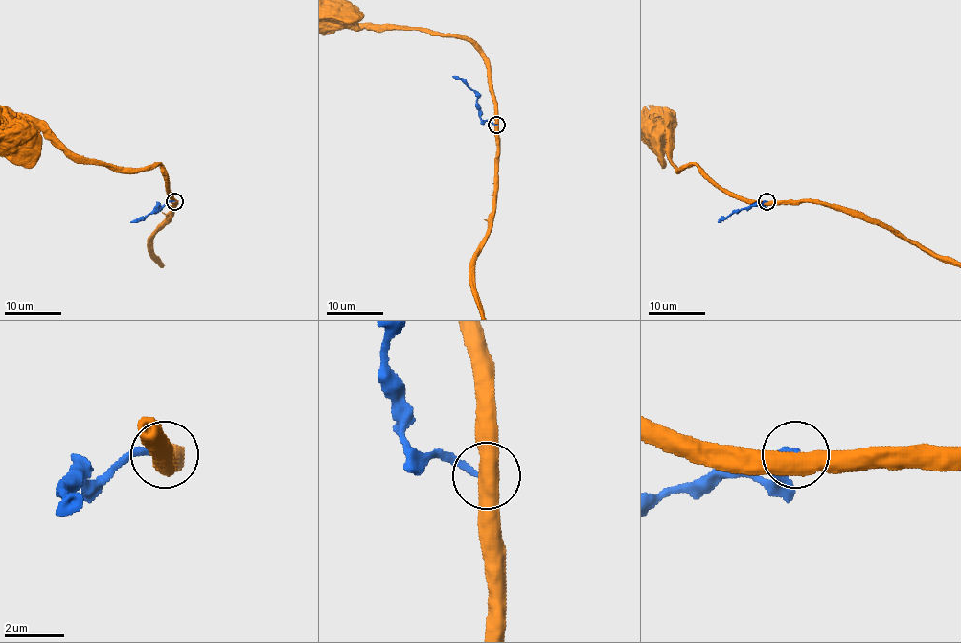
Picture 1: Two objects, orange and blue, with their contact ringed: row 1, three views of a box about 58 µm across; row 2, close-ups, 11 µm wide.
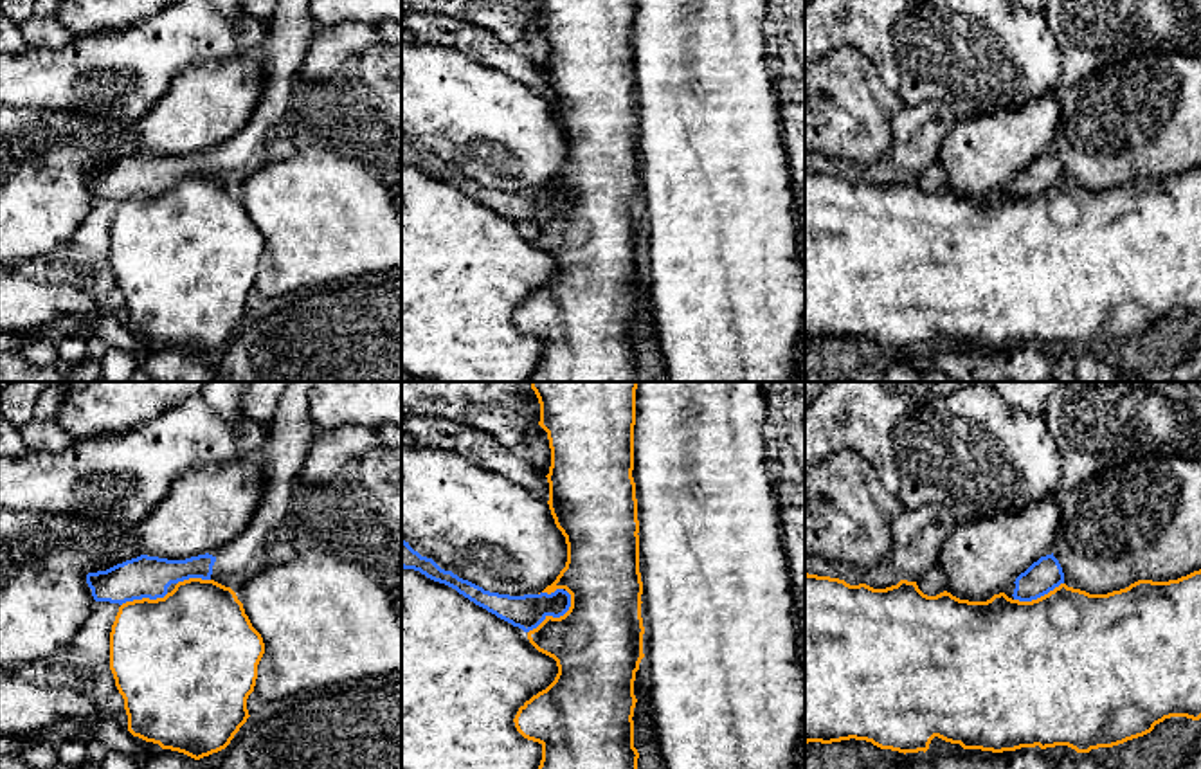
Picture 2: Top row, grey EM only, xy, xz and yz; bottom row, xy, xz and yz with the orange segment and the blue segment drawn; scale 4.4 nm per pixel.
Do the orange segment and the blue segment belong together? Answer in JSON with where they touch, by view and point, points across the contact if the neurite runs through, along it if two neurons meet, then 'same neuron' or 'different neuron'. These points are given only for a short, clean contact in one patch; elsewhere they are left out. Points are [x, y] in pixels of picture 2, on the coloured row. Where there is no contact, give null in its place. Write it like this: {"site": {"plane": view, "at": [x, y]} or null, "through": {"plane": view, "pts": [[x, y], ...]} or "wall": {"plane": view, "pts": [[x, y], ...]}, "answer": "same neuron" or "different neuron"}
{"site": {"plane": "xz", "at": [557, 618]}, "wall": {"plane": "xz", "pts": [[566, 589], [569, 607], [559, 616], [546, 616], [528, 633]]}, "answer": "different neuron"}

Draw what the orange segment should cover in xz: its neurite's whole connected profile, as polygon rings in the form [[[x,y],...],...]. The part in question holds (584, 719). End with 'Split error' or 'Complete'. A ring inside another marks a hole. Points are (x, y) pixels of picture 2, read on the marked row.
[[[529,382],[540,403],[538,425],[547,432],[551,448],[549,510],[565,537],[567,562],[556,580],[542,593],[565,589],[569,611],[546,620],[528,632],[529,643],[553,657],[558,666],[555,681],[526,701],[513,722],[517,731],[542,746],[538,769],[637,769],[634,747],[634,681],[643,654],[643,618],[639,573],[639,520],[634,470],[634,425],[637,382]]]. Complete

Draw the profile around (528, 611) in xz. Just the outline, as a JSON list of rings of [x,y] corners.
[[[403,538],[402,567],[420,571],[427,578],[456,589],[475,605],[486,609],[513,627],[522,629],[524,632],[537,629],[547,616],[564,616],[571,607],[571,594],[564,589],[556,589],[551,594],[540,593],[524,596],[484,591],[483,587],[459,578],[452,571],[441,569],[432,558],[421,556]]]

